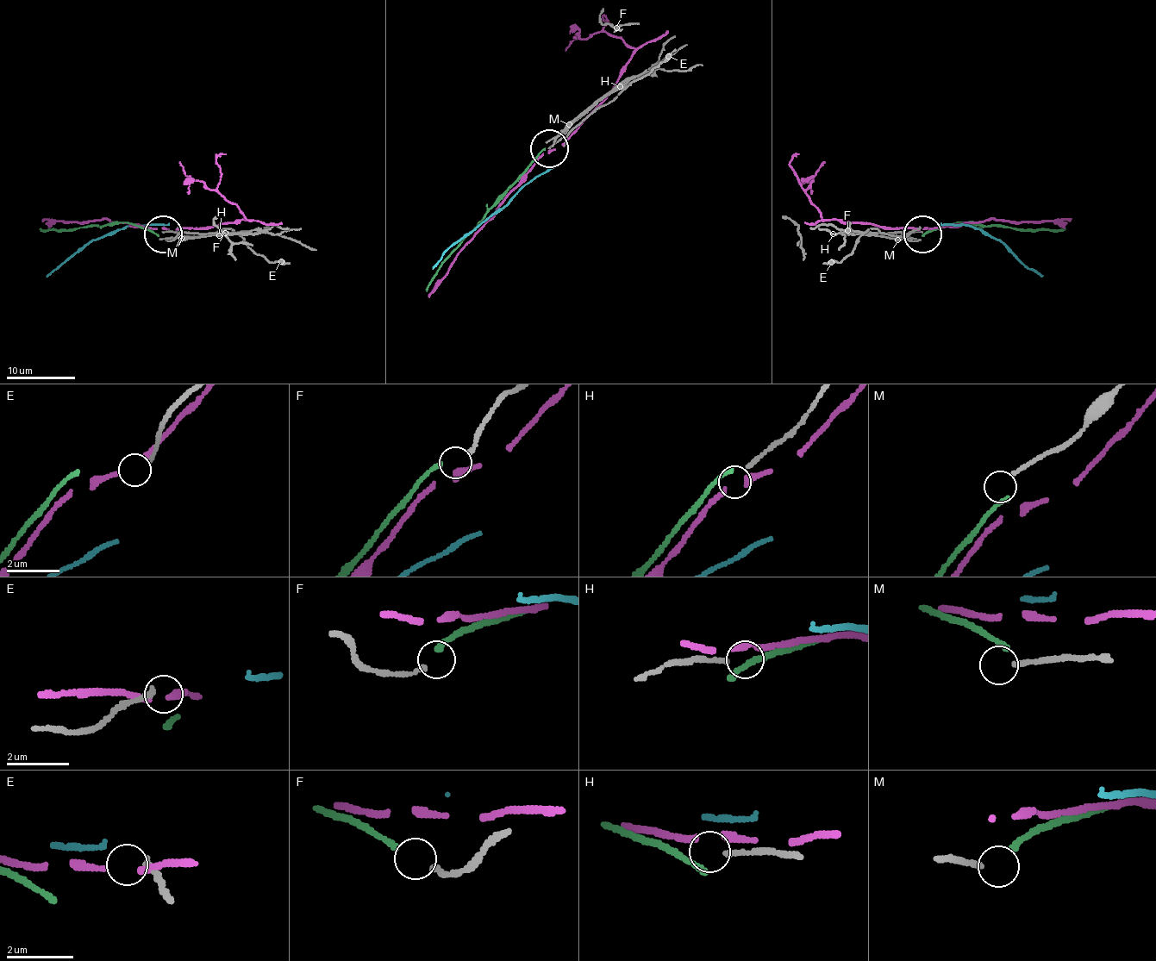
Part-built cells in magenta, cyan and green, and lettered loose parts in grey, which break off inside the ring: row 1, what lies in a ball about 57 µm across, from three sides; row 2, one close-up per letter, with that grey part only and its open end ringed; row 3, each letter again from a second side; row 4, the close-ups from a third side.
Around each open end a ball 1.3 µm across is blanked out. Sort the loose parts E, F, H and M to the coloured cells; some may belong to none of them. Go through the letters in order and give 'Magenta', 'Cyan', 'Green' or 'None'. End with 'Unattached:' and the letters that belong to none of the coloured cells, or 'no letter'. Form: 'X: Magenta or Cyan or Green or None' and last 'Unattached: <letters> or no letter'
E: None
F: Green
H: None
M: None
Unattached: E, H, M

